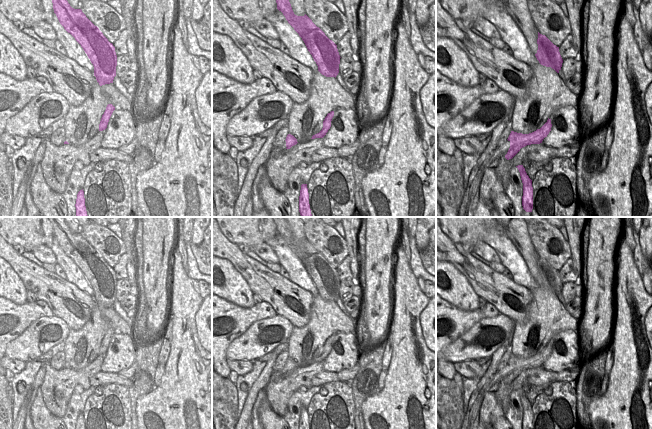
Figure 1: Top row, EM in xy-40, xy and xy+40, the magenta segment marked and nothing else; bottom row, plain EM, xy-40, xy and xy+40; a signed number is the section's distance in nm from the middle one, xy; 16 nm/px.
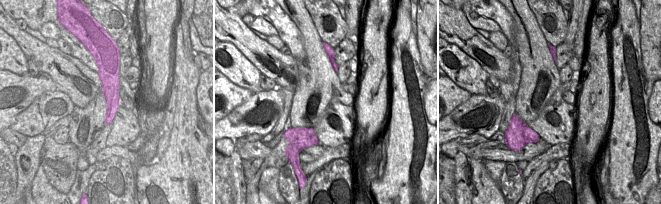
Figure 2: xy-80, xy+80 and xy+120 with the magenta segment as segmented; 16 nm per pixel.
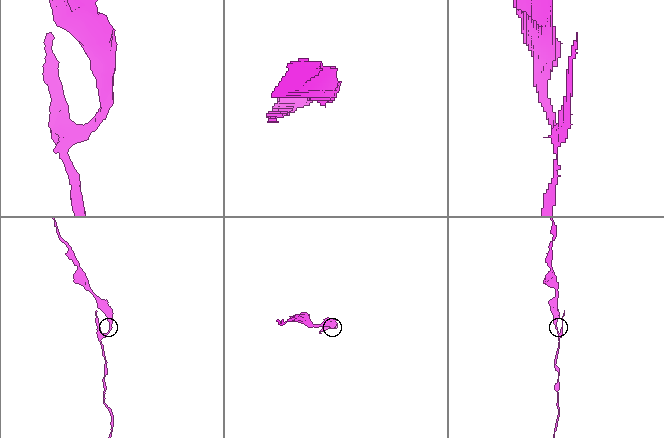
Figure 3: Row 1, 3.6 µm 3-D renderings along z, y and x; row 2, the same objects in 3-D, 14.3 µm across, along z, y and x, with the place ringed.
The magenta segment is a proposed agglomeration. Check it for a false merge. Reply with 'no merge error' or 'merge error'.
merge error

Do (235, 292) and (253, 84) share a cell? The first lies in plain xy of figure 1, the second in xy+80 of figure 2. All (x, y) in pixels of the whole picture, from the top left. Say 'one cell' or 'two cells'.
one cell

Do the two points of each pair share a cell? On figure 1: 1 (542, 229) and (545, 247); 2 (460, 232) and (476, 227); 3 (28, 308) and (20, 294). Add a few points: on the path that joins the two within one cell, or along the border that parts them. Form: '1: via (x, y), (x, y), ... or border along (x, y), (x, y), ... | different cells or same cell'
1: via (542, 233), (545, 237), (545, 243) | same cell
2: via (464, 228), (472, 227) | same cell
3: border along (10, 300), (18, 304), (26, 302) | different cells

